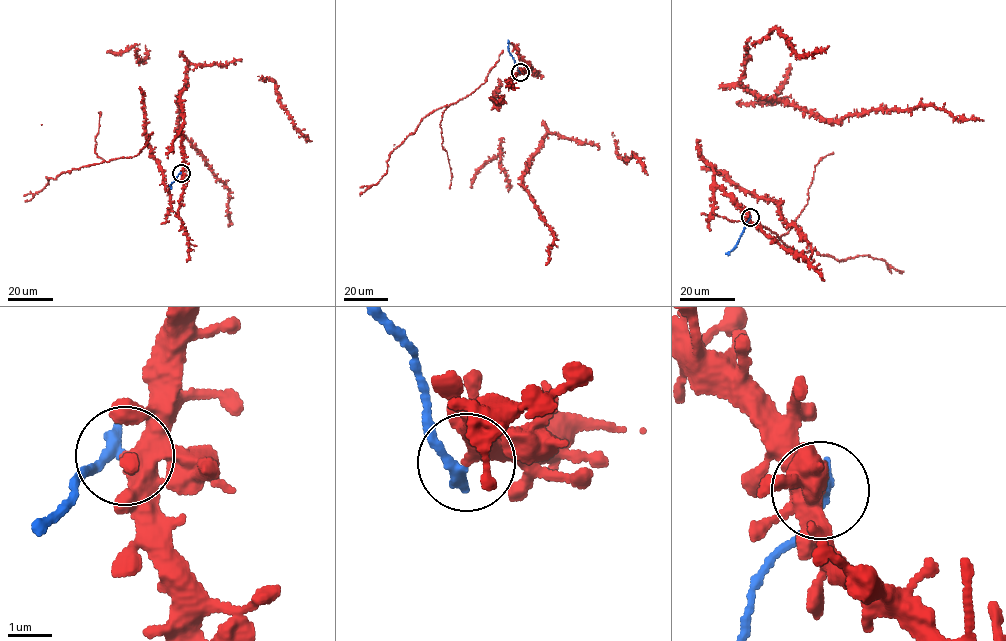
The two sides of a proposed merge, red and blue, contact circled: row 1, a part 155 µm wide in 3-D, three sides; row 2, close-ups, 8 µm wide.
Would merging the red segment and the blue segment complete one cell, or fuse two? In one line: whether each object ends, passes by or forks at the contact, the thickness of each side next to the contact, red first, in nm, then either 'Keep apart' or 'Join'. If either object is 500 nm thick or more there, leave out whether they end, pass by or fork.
At the ring red forks. At the ring blue ends. Thickness 320 nm (red) against 320 nm. Keep apart

